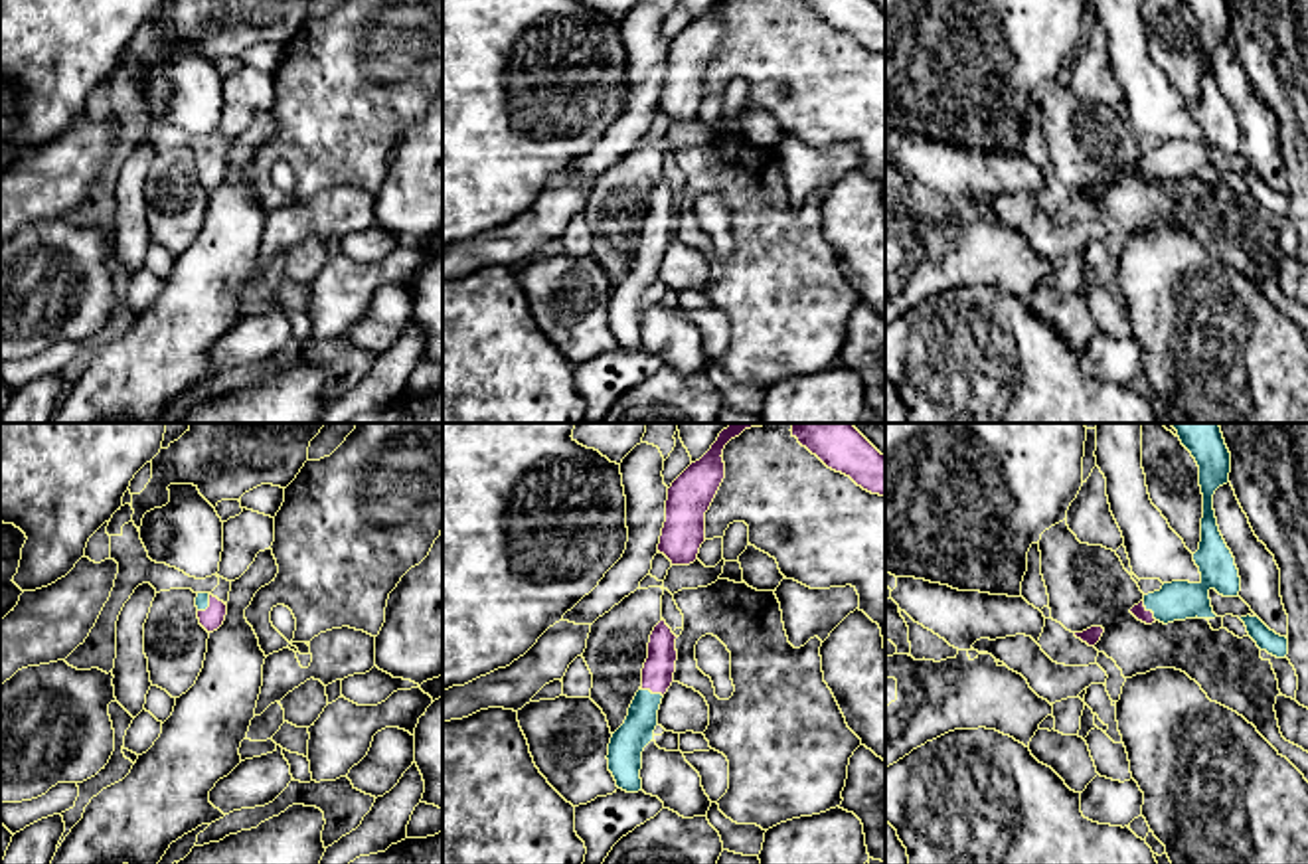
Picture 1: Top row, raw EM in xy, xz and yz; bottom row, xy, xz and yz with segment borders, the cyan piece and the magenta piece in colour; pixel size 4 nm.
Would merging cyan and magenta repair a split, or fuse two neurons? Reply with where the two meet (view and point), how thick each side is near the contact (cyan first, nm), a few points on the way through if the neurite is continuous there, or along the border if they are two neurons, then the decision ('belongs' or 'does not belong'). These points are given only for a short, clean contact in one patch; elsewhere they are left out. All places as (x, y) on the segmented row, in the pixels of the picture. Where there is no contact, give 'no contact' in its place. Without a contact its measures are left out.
contact yz (1148, 609); calibres 160 and 60 nm; way yz (1180, 600), (1148, 609), (1139, 611); belongs

